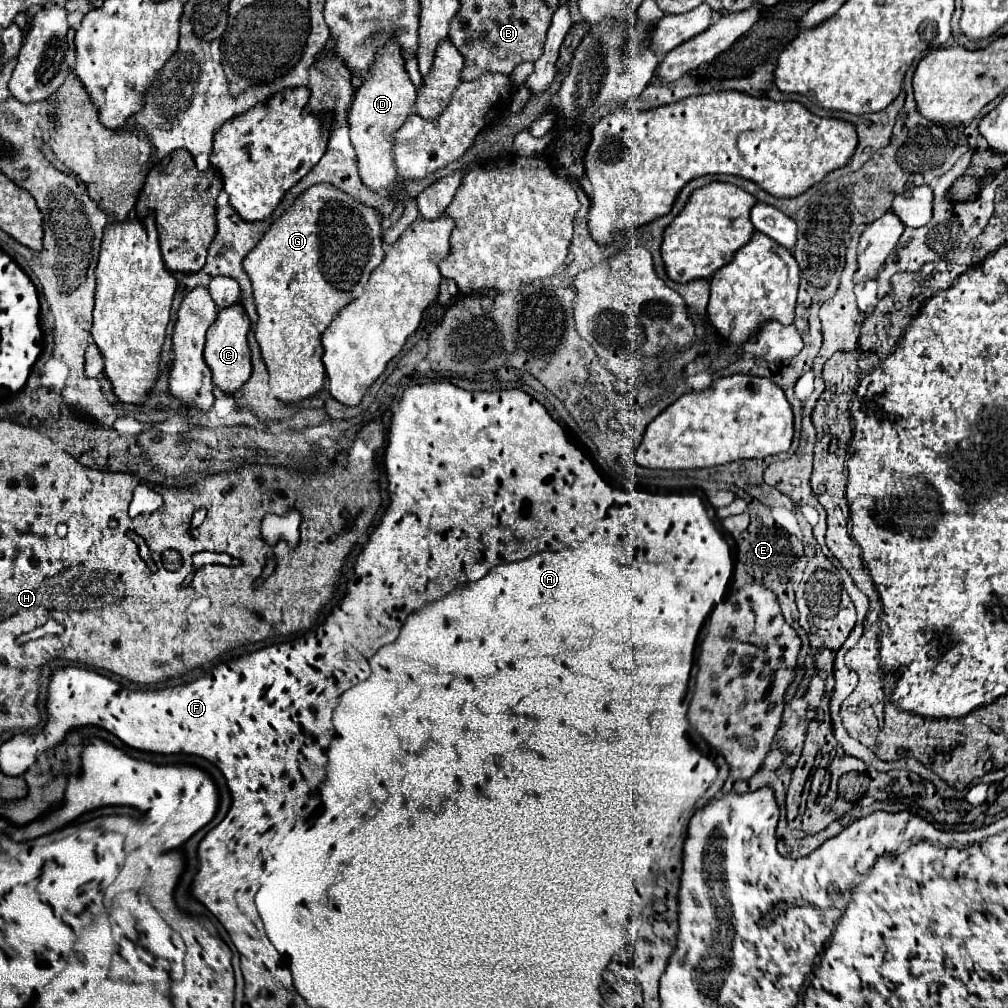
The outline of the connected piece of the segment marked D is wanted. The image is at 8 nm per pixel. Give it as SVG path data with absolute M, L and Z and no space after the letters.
M389 42L383 54L377 56L377 64L373 64L373 74L355 90L355 100L349 110L351 144L357 152L359 176L361 182L373 192L389 190L397 182L397 170L393 162L393 136L409 118L415 98L417 90L405 70L405 62L401 62L397 44Z

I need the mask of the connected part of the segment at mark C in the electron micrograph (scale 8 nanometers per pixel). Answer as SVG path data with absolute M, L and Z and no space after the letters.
M241 304L221 310L217 322L209 328L205 344L205 362L213 372L215 386L227 394L235 394L251 376L251 350L247 344L247 334L249 334L249 316L245 314Z

